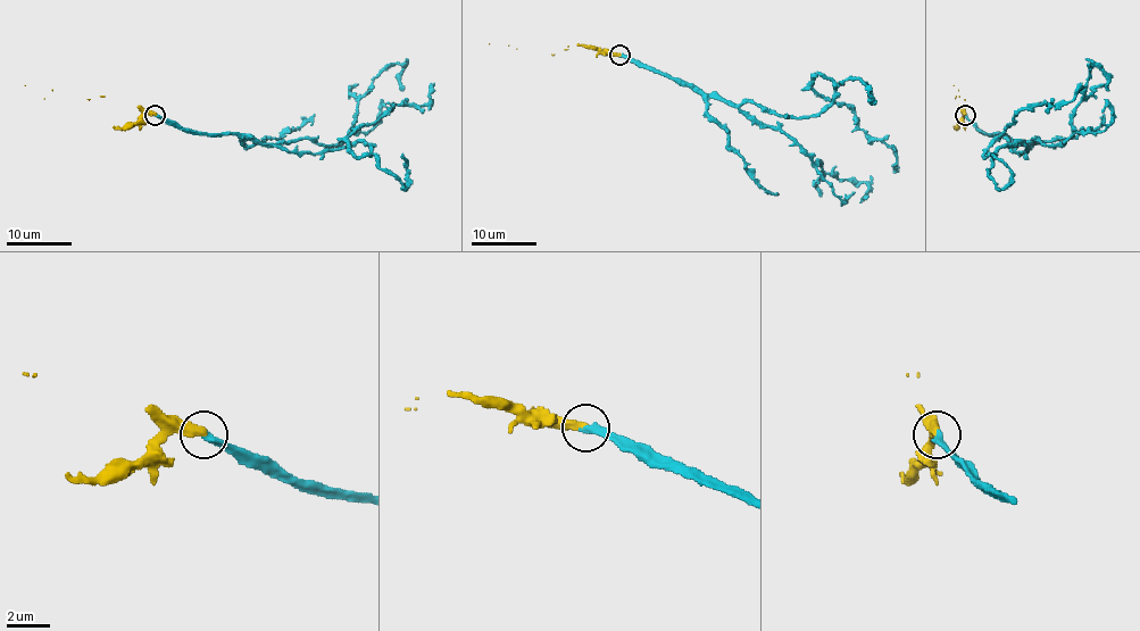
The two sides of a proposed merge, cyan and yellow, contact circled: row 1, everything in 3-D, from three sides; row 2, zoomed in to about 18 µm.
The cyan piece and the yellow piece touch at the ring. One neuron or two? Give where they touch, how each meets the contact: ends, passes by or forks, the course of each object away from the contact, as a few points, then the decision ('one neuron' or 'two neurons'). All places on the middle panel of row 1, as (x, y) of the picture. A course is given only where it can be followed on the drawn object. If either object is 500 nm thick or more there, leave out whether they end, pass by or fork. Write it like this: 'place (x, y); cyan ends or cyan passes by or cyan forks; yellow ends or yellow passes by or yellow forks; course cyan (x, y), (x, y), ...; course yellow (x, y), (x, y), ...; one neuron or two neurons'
place (620, 55); cyan ends; yellow ends; course cyan (620, 56), (707, 94), (791, 117), (830, 104), (834, 84), (820, 75), (812, 84), (895, 152), (898, 172); course yellow (620, 56), (579, 46), (555, 54), (490, 44); one neuron

